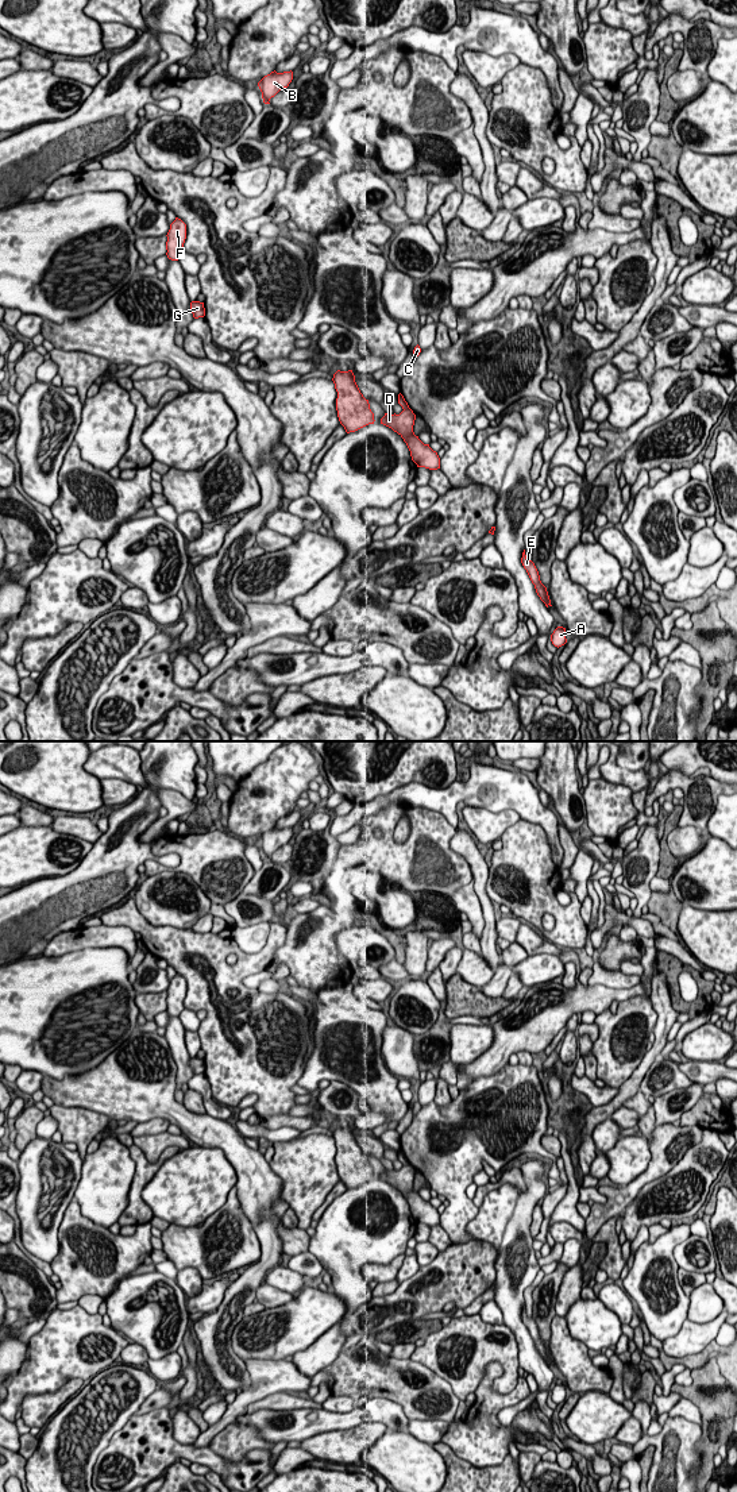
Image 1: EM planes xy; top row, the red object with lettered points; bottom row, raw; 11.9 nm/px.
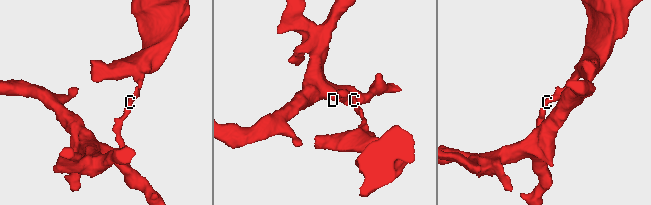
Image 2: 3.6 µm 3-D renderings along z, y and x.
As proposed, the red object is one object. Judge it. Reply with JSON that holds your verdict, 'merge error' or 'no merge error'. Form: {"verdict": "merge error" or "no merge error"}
{"verdict": "merge error"}

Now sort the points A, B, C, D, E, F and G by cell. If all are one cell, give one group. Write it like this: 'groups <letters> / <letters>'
groups A B D E F G / C

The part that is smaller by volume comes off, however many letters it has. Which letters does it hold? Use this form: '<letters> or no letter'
C

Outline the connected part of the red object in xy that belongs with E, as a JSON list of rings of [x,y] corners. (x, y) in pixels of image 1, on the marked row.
[[[525,550],[522,552],[521,563],[522,563],[524,568],[526,570],[532,583],[535,585],[536,593],[540,597],[540,600],[545,604],[547,608],[552,606],[547,587],[541,583],[540,575],[539,575],[539,571],[537,571],[535,563],[532,560],[526,559]]]

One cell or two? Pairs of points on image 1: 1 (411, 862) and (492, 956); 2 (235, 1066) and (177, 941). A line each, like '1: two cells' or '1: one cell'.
1: two cells
2: one cell

